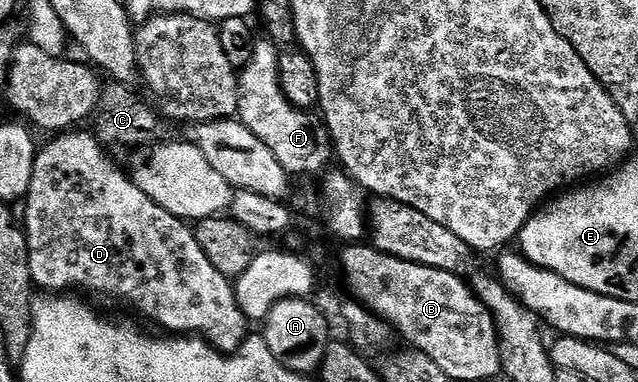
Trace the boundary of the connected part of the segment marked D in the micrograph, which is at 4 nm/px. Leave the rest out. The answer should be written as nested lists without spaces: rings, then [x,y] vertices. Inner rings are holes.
[[[62,131],[57,134],[55,141],[50,141],[46,146],[39,148],[34,154],[34,166],[30,186],[24,198],[26,204],[26,221],[24,217],[24,228],[26,231],[26,242],[30,252],[30,280],[39,290],[50,295],[62,295],[67,291],[81,291],[83,294],[95,293],[98,297],[107,297],[110,301],[127,301],[140,316],[154,325],[159,325],[159,330],[170,335],[197,335],[209,343],[220,353],[234,353],[246,342],[248,336],[248,322],[244,311],[240,311],[240,303],[234,294],[234,286],[231,278],[225,277],[212,263],[208,263],[208,255],[200,247],[200,243],[194,237],[194,230],[182,218],[164,211],[140,187],[136,187],[133,180],[125,172],[118,173],[118,169],[106,158],[107,150],[100,144],[93,132],[78,133],[82,131]]]

